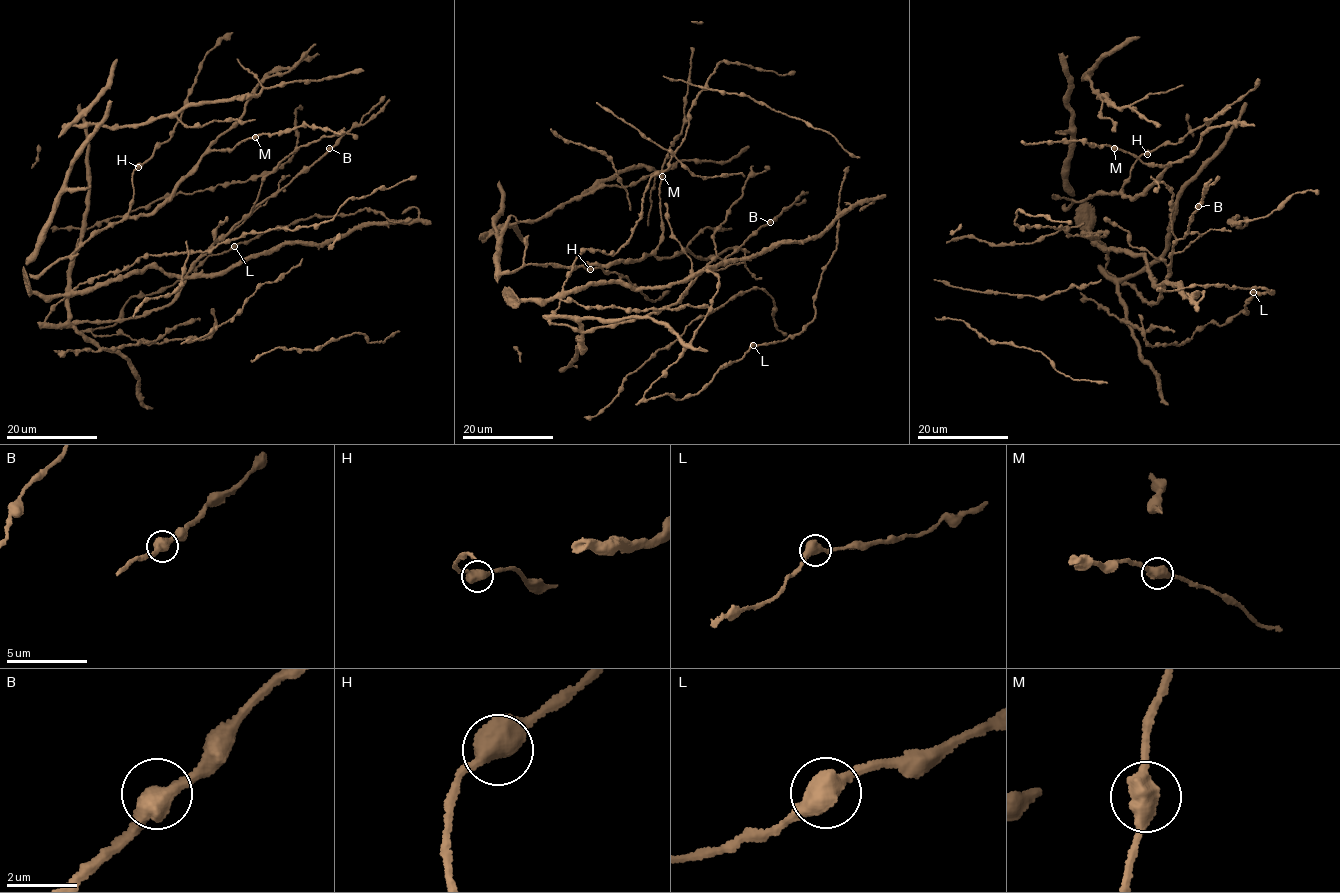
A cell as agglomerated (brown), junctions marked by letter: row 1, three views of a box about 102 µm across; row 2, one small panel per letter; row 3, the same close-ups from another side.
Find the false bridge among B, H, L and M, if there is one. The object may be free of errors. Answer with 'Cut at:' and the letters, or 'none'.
Cut at: none

